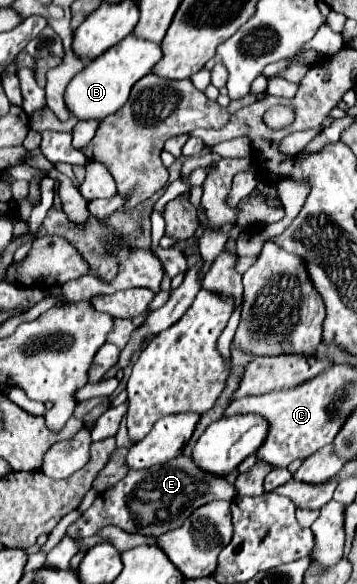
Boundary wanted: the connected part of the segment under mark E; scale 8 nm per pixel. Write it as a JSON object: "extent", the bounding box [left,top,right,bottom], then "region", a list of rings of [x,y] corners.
{"extent":[67,456,235,540],"region":[[[177,456],[165,464],[129,472],[123,480],[119,480],[111,490],[99,494],[89,510],[81,514],[79,520],[75,520],[67,528],[67,536],[79,540],[93,536],[99,528],[115,524],[123,528],[125,532],[137,532],[145,536],[159,536],[167,530],[177,528],[183,524],[183,520],[199,506],[211,502],[211,500],[233,500],[235,488],[225,478],[207,474],[199,470],[189,456]]]}

